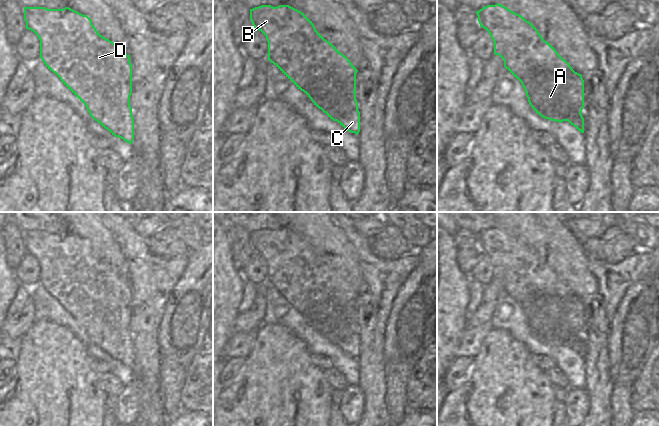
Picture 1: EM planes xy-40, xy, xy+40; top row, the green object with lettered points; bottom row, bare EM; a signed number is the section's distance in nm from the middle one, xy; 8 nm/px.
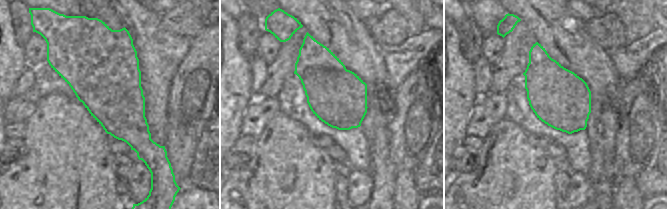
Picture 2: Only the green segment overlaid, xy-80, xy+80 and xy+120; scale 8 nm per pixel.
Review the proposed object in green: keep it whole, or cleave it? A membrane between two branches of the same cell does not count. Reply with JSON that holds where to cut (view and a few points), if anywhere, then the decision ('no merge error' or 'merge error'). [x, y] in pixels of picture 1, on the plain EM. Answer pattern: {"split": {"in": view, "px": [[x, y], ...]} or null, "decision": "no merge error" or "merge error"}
{"split": {"in": "xy+40", "px": [[573, 294], [539, 294], [530, 302], [523, 302], [520, 305]]}, "decision": "merge error"}

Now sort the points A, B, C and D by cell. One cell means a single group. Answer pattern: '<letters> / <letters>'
A / B C D

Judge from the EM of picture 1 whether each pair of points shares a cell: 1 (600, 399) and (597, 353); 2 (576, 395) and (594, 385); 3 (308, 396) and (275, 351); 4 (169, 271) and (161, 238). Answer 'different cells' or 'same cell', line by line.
1: same cell
2: different cells
3: same cell
4: different cells

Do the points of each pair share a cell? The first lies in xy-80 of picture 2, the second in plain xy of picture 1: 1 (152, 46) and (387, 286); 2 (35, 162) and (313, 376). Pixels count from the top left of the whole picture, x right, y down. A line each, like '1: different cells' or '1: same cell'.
1: same cell
2: same cell

